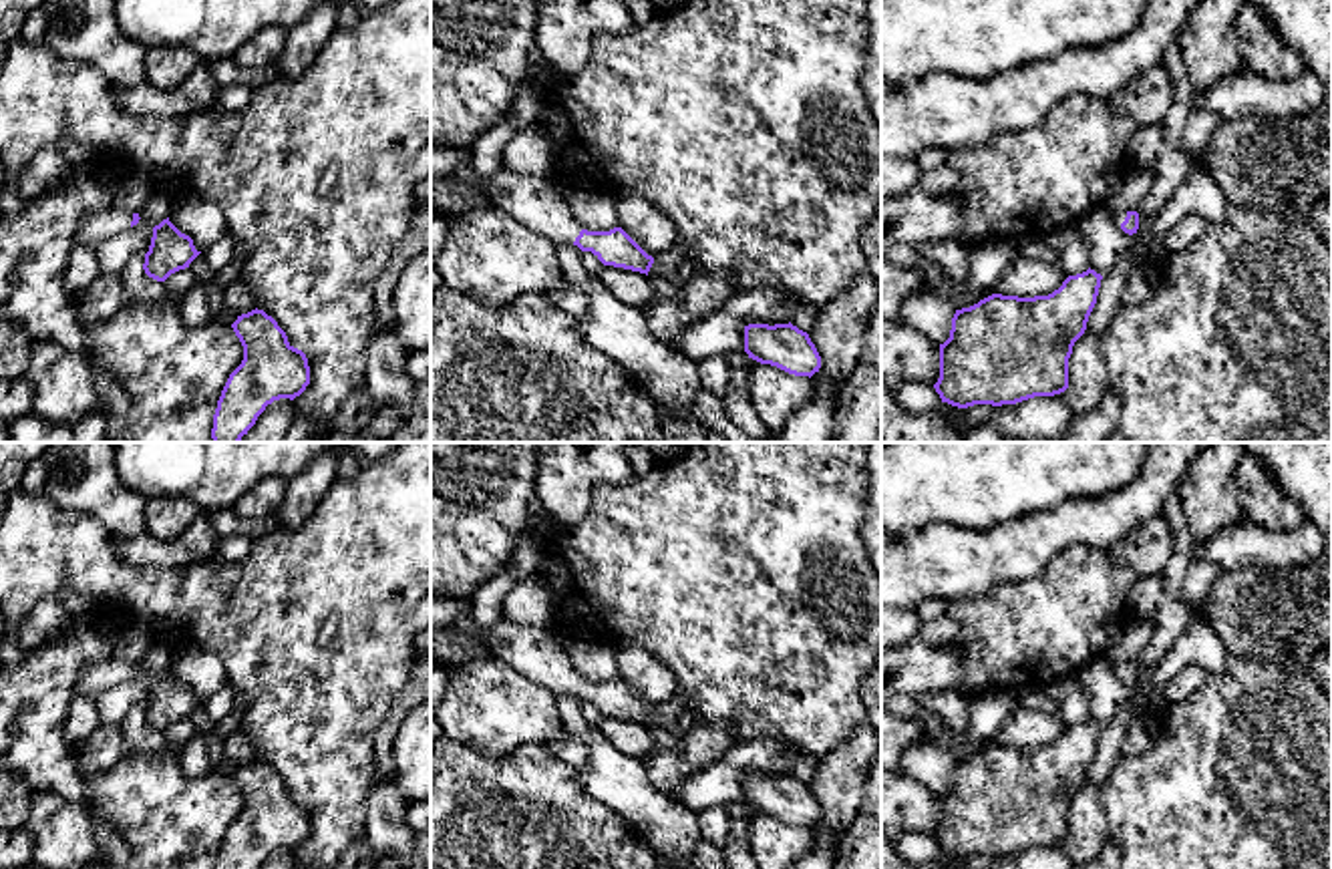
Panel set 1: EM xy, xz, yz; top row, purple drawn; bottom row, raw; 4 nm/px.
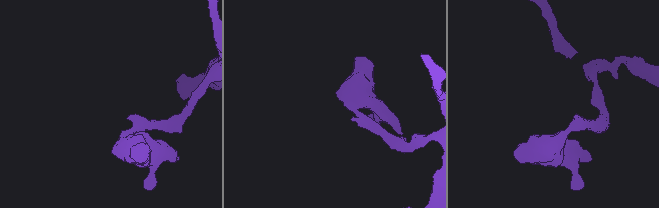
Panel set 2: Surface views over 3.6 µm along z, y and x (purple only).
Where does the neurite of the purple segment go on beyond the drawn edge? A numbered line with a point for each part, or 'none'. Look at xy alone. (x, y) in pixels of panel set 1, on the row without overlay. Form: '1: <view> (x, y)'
1: xy (99, 676)

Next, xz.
1: xz (534, 652)

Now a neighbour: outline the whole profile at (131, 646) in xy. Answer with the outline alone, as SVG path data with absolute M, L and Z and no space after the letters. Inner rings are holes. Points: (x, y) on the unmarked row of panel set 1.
M121 630L115 640L113 656L125 662L141 662L161 636L155 632Z

